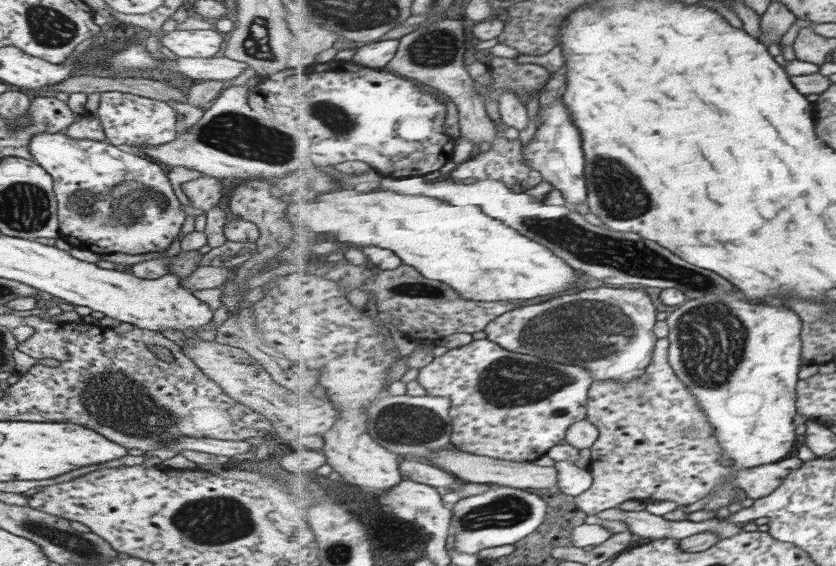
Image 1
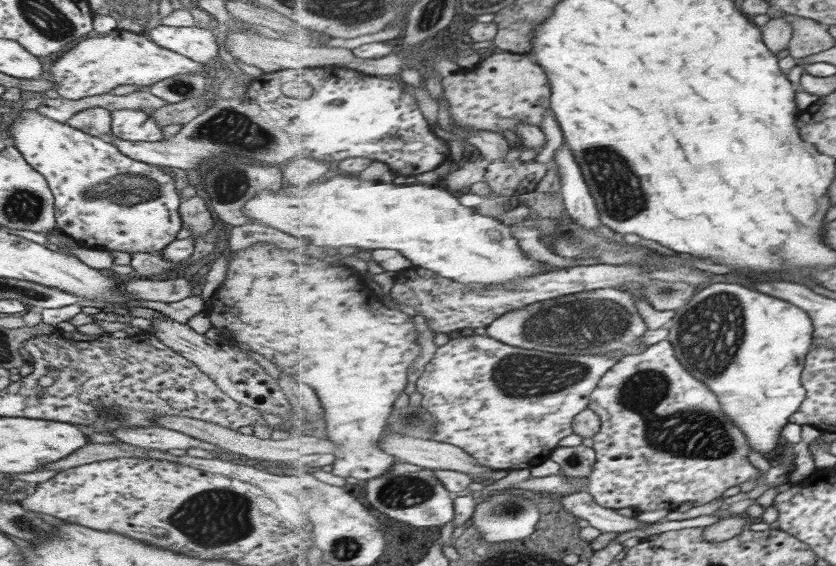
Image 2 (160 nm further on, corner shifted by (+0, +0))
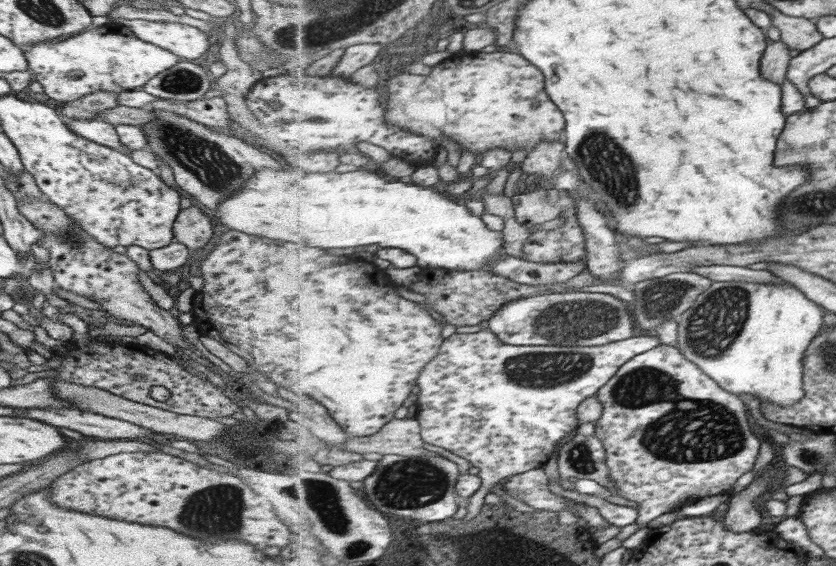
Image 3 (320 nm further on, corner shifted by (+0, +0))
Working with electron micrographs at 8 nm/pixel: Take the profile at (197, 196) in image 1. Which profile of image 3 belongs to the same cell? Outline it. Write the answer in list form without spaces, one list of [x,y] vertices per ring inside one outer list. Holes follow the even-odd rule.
[[[195,205],[181,209],[172,224],[173,241],[183,244],[189,251],[202,248],[211,234],[211,222]]]

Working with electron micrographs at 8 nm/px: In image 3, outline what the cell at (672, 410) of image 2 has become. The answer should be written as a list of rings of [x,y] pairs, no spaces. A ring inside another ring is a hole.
[[[660,345],[654,350],[648,351],[644,354],[639,354],[638,357],[631,359],[626,365],[623,365],[619,369],[619,373],[599,391],[597,396],[603,403],[604,411],[599,421],[595,424],[595,432],[597,436],[605,443],[605,450],[607,452],[607,464],[611,469],[612,481],[616,484],[616,490],[613,490],[613,494],[617,494],[627,500],[631,500],[639,505],[639,518],[638,524],[644,524],[647,526],[649,522],[653,522],[655,518],[659,518],[661,514],[667,514],[671,512],[673,506],[677,506],[679,502],[683,504],[690,504],[701,500],[701,498],[707,498],[707,496],[717,496],[717,494],[729,493],[731,488],[735,486],[735,482],[747,474],[750,470],[753,470],[757,458],[759,458],[759,450],[761,450],[761,440],[751,432],[749,428],[749,416],[747,416],[747,410],[745,410],[745,402],[723,390],[713,378],[707,376],[702,368],[699,368],[695,362],[691,362],[691,359],[687,359],[685,355],[679,350],[679,348],[673,348],[673,346]]]

